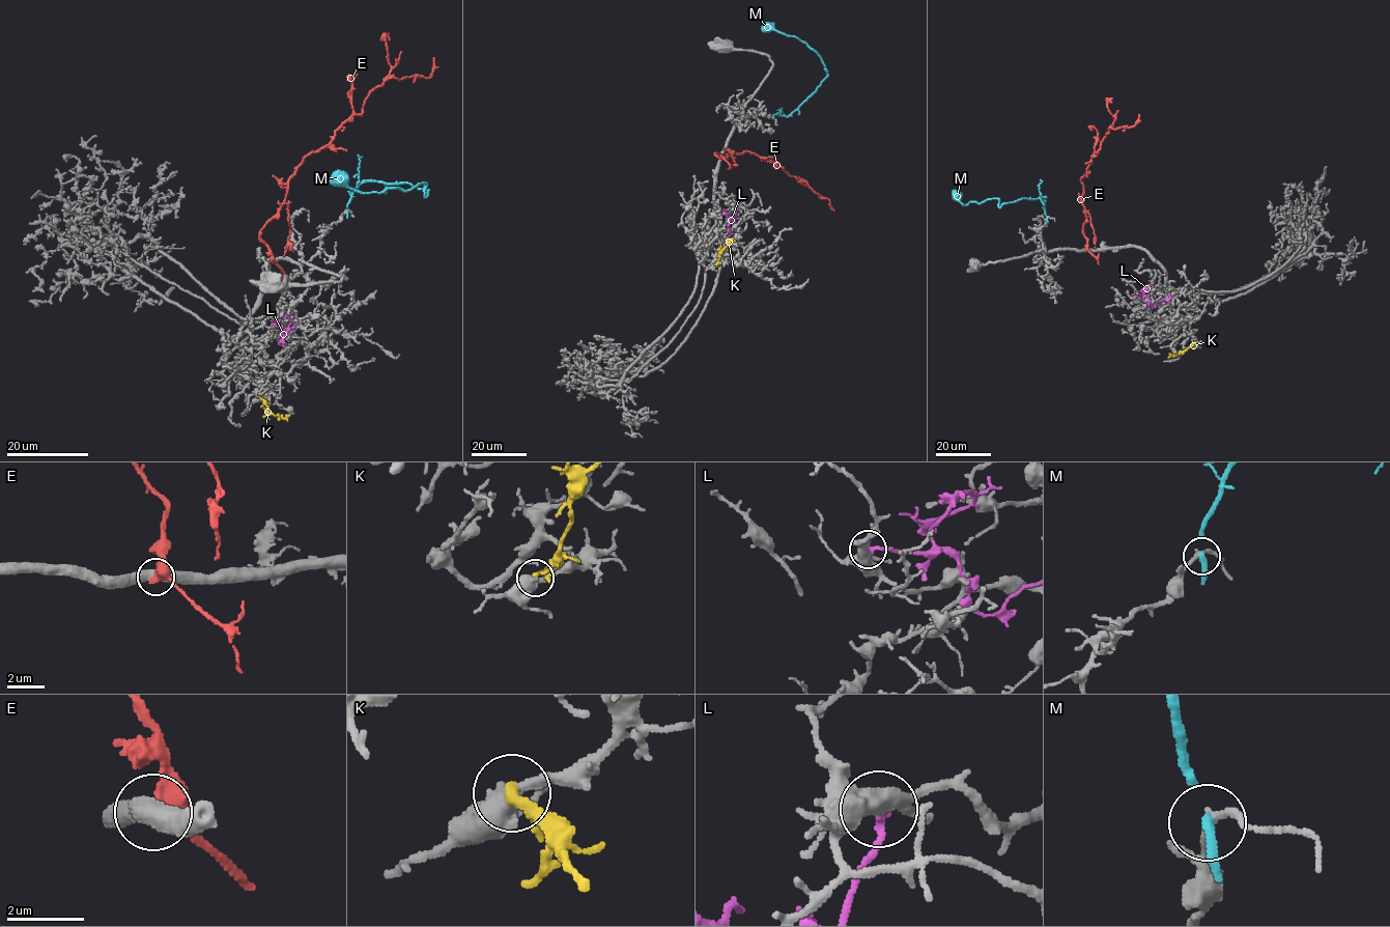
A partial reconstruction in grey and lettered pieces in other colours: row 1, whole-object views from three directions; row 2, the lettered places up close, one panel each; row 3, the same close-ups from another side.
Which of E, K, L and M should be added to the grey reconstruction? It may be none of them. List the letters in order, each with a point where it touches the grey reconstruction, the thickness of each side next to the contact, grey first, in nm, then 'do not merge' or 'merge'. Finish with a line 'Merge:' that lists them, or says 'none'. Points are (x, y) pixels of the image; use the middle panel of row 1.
E: contact (721, 157); calibres 480 and 400 nm; do not merge
K: contact (714, 265); calibres 500 and 200 nm; do not merge
L: contact (738, 204); calibres 440 and 260 nm; do not merge
M: contact (773, 117); calibres 190 and 220 nm; do not merge
Merge: none

